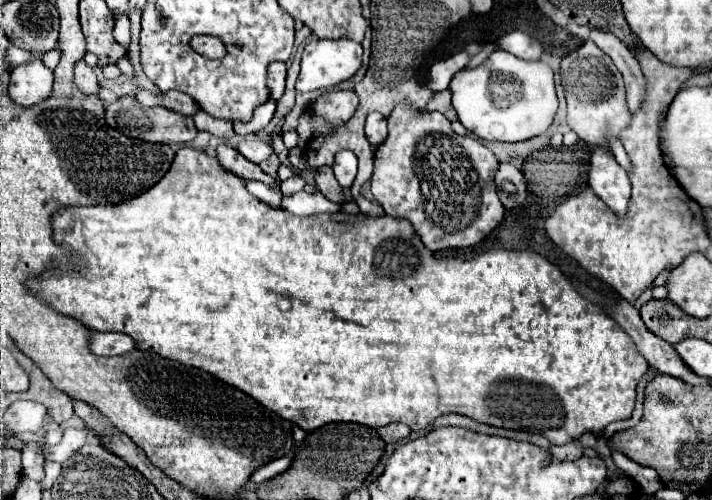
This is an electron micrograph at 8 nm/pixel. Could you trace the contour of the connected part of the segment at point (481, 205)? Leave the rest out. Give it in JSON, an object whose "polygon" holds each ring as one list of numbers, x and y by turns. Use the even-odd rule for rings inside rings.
{"polygon":[[400,102,388,116,388,138,374,154,372,194,386,214,408,218,430,250,466,248,478,244,504,218,504,206,494,190,496,170,496,156,478,138,458,136,452,130,450,120,440,112,424,112,408,102]]}

